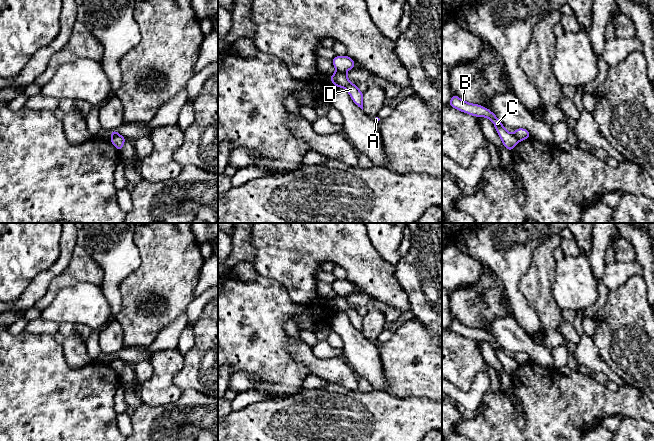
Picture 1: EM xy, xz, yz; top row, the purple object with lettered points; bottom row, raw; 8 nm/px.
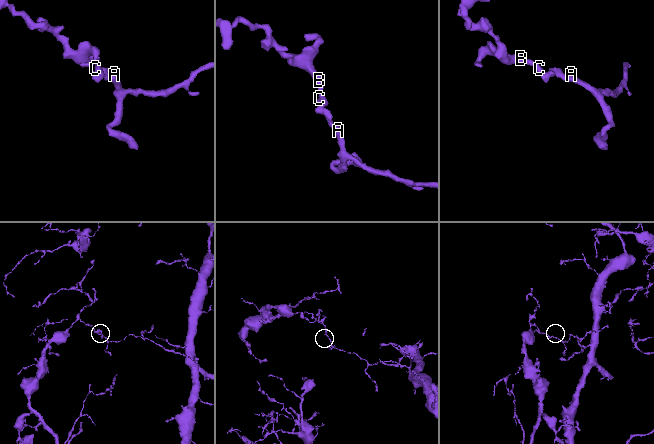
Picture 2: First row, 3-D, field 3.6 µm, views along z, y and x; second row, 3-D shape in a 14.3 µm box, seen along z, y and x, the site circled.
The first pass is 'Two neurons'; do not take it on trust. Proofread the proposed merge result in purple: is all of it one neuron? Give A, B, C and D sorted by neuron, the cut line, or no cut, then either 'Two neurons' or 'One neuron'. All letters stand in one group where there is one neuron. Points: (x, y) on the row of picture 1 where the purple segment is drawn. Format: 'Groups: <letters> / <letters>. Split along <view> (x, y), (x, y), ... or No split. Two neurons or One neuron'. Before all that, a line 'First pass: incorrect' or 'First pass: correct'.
First pass: correct
Groups: A D / B C. Split along xz (336, 71), (344, 73). Two neurons

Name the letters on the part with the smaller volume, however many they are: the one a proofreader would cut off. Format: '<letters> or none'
A, D

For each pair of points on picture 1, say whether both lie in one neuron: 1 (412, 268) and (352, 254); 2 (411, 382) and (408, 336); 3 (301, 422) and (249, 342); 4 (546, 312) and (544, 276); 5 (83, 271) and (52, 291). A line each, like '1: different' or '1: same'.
1: different
2: same
3: different
4: same
5: same

